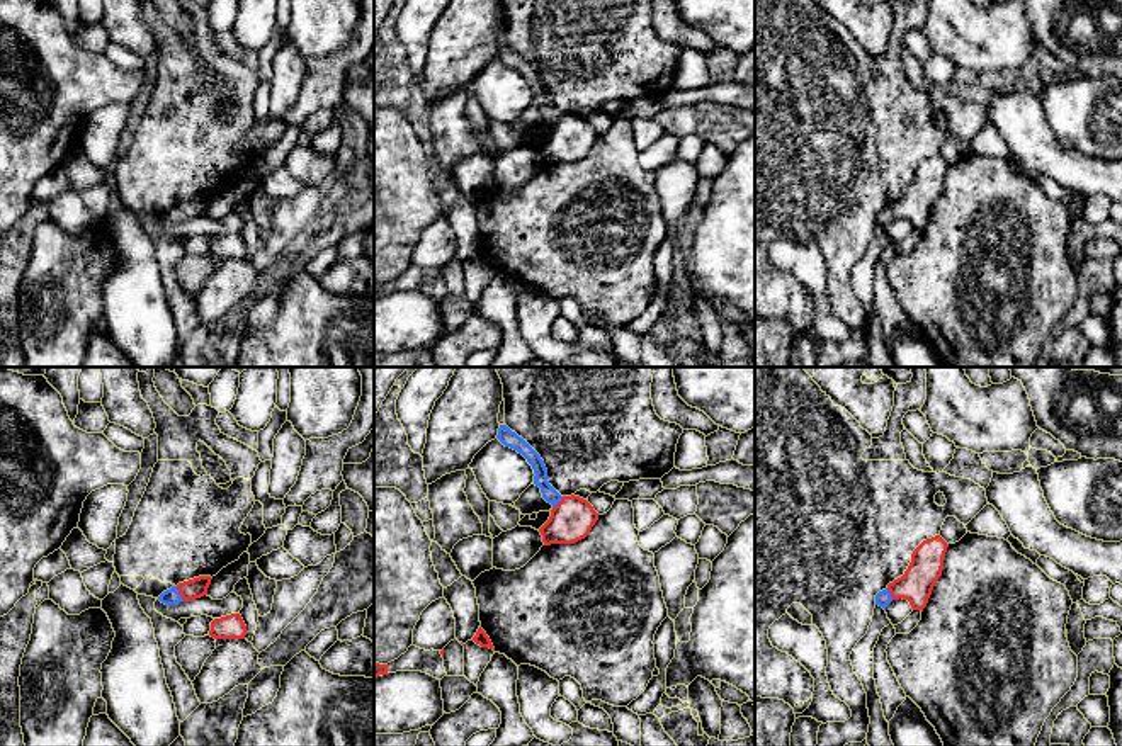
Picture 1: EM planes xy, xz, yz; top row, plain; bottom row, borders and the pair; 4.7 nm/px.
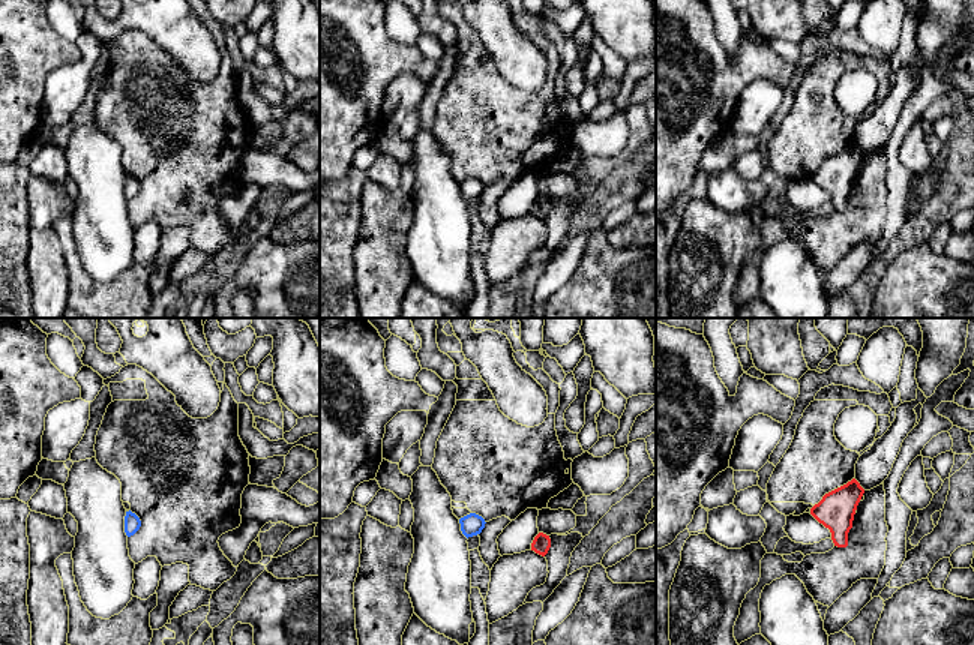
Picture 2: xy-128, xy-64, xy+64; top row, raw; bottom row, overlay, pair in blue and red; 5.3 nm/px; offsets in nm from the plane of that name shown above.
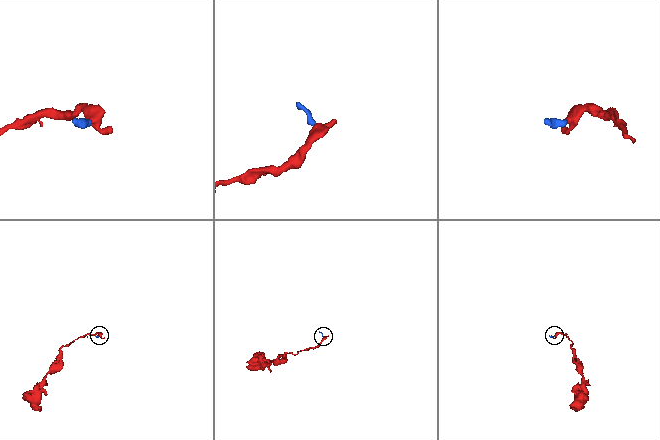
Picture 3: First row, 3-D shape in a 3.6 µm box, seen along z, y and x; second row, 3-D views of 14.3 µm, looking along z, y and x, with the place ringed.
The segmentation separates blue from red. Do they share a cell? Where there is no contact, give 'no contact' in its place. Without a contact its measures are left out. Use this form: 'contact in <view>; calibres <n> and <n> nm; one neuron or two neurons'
contact in xy; calibres 80 and 100 nm; one neuron

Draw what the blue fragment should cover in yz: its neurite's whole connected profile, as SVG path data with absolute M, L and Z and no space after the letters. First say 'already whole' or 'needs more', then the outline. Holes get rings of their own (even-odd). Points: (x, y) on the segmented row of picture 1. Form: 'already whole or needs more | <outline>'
needs more | M935 535L923 540L911 554L911 562L904 574L876 595L876 605L886 607L892 600L908 600L913 610L926 607L937 579L942 576L944 559L949 544Z

